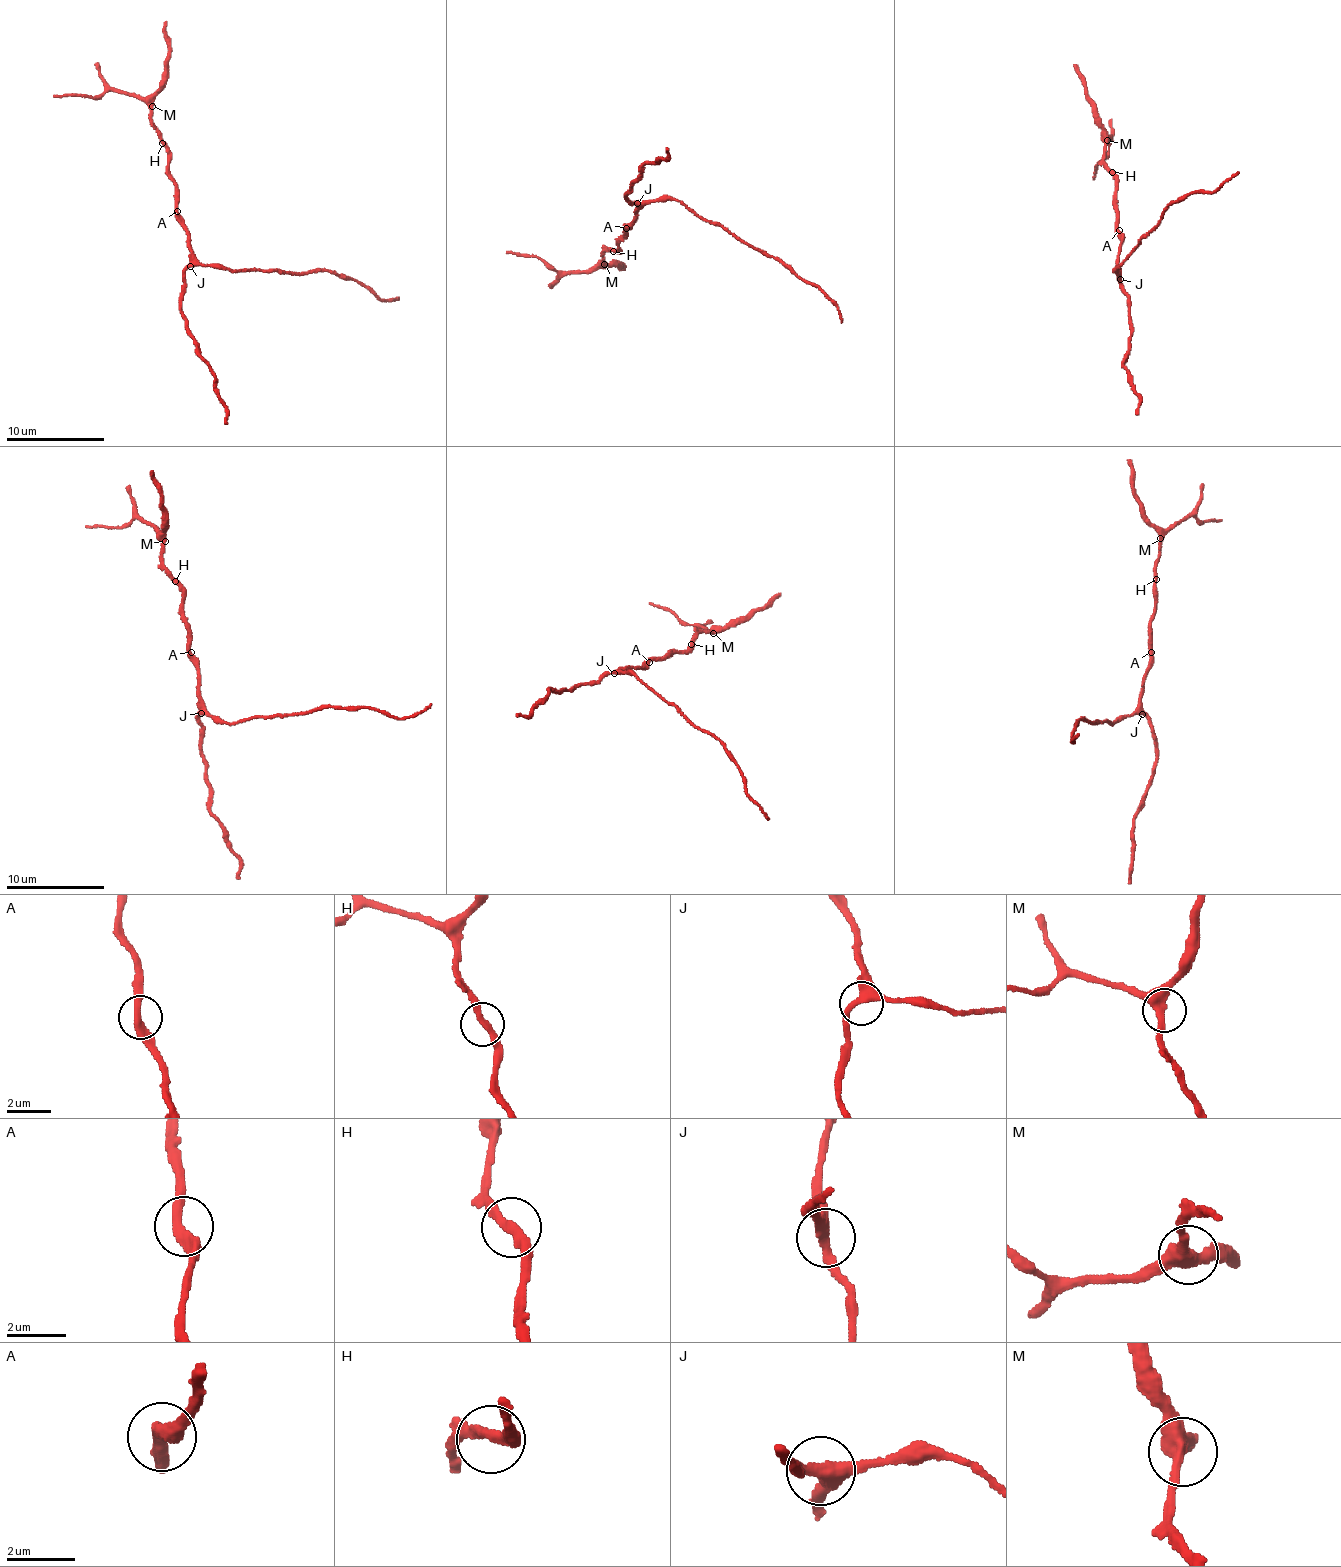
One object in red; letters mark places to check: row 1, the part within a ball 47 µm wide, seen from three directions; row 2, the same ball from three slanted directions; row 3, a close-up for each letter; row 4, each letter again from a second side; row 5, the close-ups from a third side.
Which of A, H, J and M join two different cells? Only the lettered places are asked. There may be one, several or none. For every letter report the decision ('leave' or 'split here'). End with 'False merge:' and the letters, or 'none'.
A: leave
H: leave
J: leave
M: leave
False merge: none

